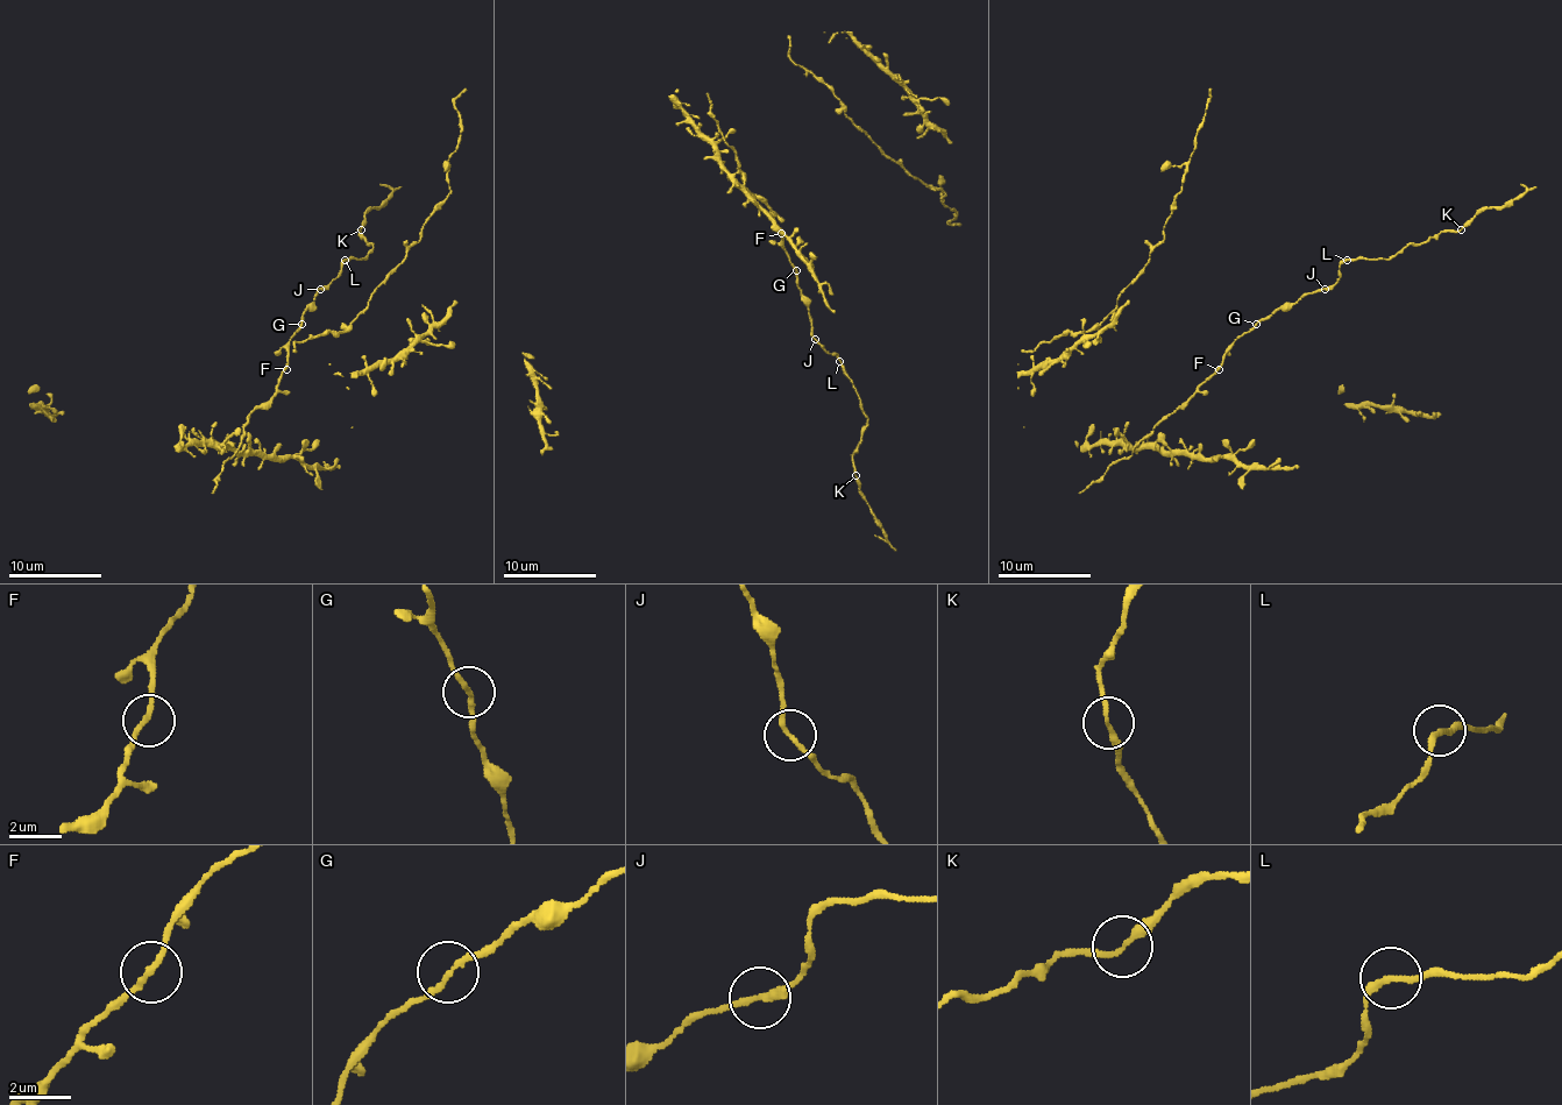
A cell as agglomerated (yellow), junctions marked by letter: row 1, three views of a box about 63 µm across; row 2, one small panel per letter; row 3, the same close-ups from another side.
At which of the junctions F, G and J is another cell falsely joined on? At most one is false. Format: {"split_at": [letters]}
{"split_at": ["J"]}

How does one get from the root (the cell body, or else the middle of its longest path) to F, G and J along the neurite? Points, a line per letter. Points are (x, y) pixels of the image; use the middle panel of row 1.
F: (732, 149), (742, 182), (765, 203), (781, 233)
G: (732, 149), (742, 182), (769, 207), (772, 221), (781, 235), (781, 247), (795, 270)
J: (732, 149), (742, 182), (769, 207), (772, 221), (781, 235), (781, 247), (795, 270), (814, 338)

